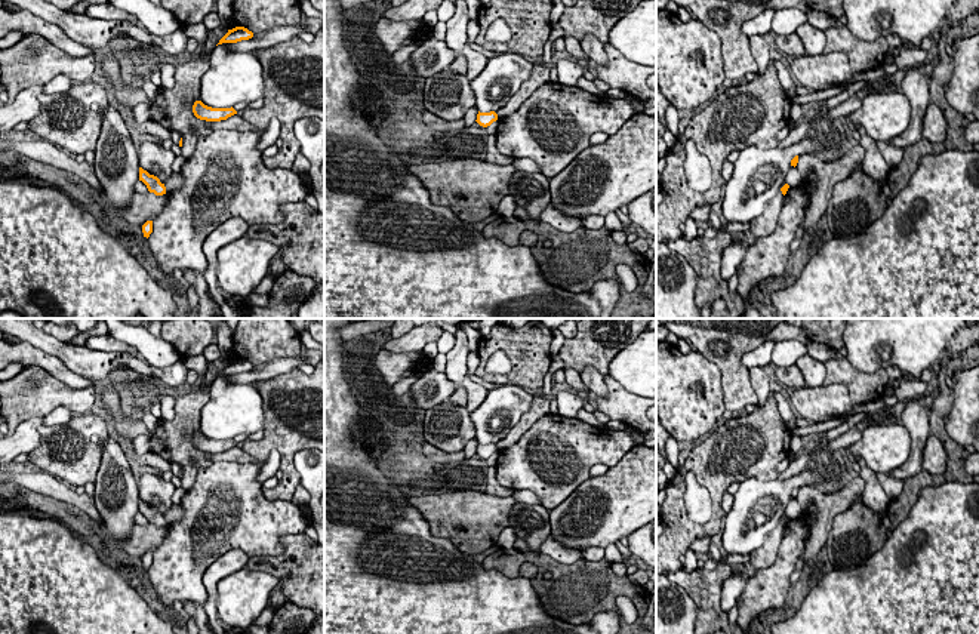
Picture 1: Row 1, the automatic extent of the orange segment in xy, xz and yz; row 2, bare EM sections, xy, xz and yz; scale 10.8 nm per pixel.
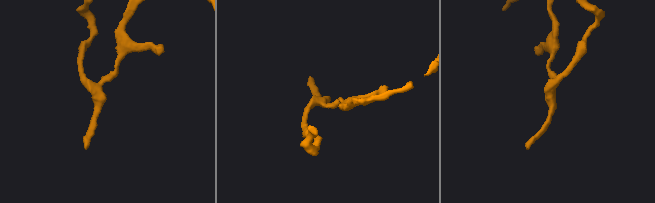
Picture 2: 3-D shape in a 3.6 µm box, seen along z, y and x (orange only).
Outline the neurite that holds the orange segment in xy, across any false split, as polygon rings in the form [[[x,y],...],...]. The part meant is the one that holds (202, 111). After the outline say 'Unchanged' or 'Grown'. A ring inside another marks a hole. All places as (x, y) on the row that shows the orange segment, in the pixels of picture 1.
[[[201,101],[194,102],[193,113],[197,119],[206,120],[206,121],[221,121],[237,114],[237,111],[233,107],[231,108],[212,108],[212,107],[204,105]]]. Unchanged

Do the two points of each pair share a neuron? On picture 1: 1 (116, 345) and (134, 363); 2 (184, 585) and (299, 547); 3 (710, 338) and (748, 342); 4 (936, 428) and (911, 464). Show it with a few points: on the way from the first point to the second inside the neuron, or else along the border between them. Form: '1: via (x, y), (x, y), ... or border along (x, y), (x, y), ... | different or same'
1: border along (88, 347), (97, 351), (126, 351), (132, 356) | different
2: border along (279, 538), (283, 548), (282, 553), (249, 557) | different
3: via (719, 338), (739, 342) | same
4: border along (938, 397), (932, 406), (929, 431) | different

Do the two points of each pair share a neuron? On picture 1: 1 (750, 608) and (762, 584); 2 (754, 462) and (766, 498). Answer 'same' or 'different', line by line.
1: same
2: different

